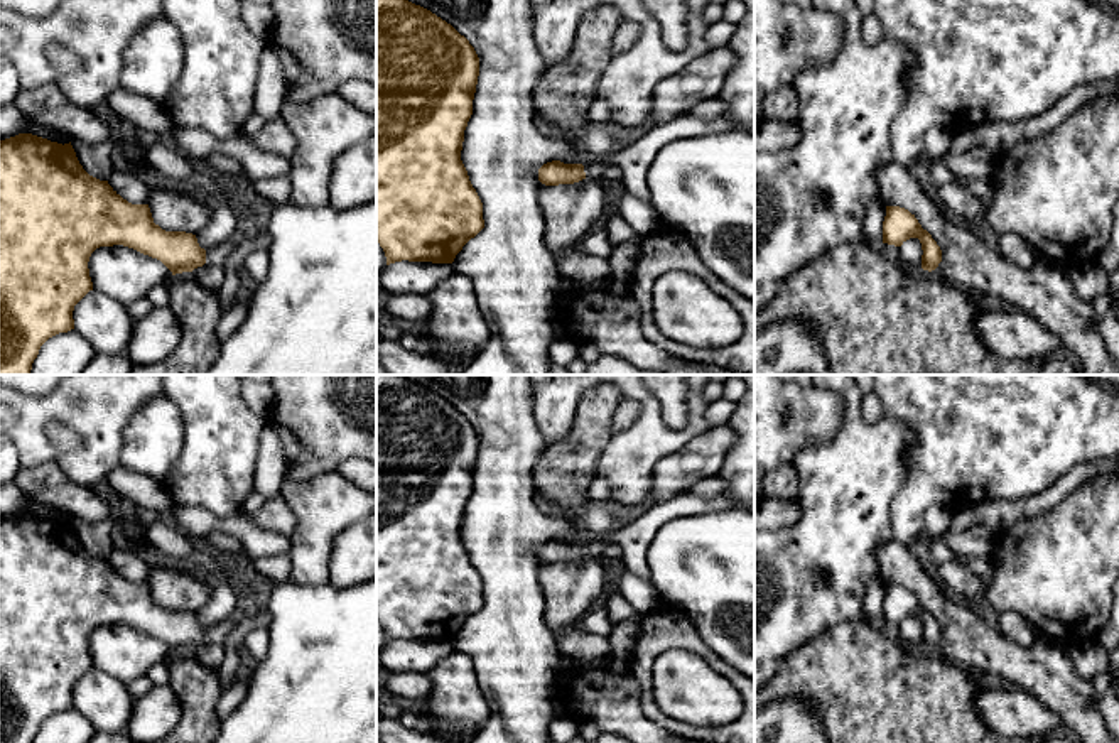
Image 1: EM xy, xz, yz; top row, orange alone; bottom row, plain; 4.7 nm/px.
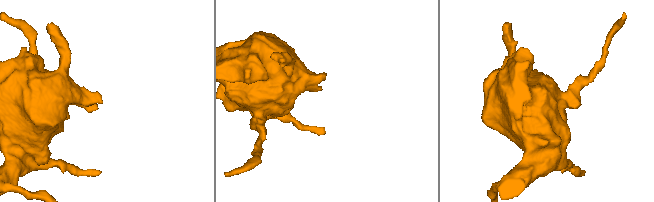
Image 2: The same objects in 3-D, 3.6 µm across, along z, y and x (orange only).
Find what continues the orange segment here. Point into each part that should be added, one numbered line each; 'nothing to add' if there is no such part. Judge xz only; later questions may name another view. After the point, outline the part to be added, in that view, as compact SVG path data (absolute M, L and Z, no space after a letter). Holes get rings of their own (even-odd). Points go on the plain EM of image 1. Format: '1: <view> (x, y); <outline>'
1: xz (633, 537); M682 493L672 500L646 508L641 517L623 523L606 537L587 537L584 540L584 550L589 556L601 556L608 547L616 545L623 550L621 561L624 571L650 581L648 547L663 523L678 517L731 510L736 507L754 512L753 505L739 505L724 493L716 498L700 498L692 493Z

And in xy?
1: xy (218, 634); M230 618L219 625L214 625L206 630L206 640L208 642L216 642L216 643L224 643L230 637L230 633L236 628L238 620Z

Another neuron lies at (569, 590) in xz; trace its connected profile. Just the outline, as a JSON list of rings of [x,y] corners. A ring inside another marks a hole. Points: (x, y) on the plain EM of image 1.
[[[586,554],[574,562],[538,566],[538,583],[545,601],[545,620],[554,633],[581,628],[581,620],[594,608],[604,586],[599,556]]]

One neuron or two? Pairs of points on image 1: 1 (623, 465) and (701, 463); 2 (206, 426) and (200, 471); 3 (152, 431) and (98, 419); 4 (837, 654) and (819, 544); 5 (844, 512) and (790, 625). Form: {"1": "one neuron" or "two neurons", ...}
{"1": "two neurons", "2": "one neuron", "3": "two neurons", "4": "two neurons", "5": "one neuron"}

